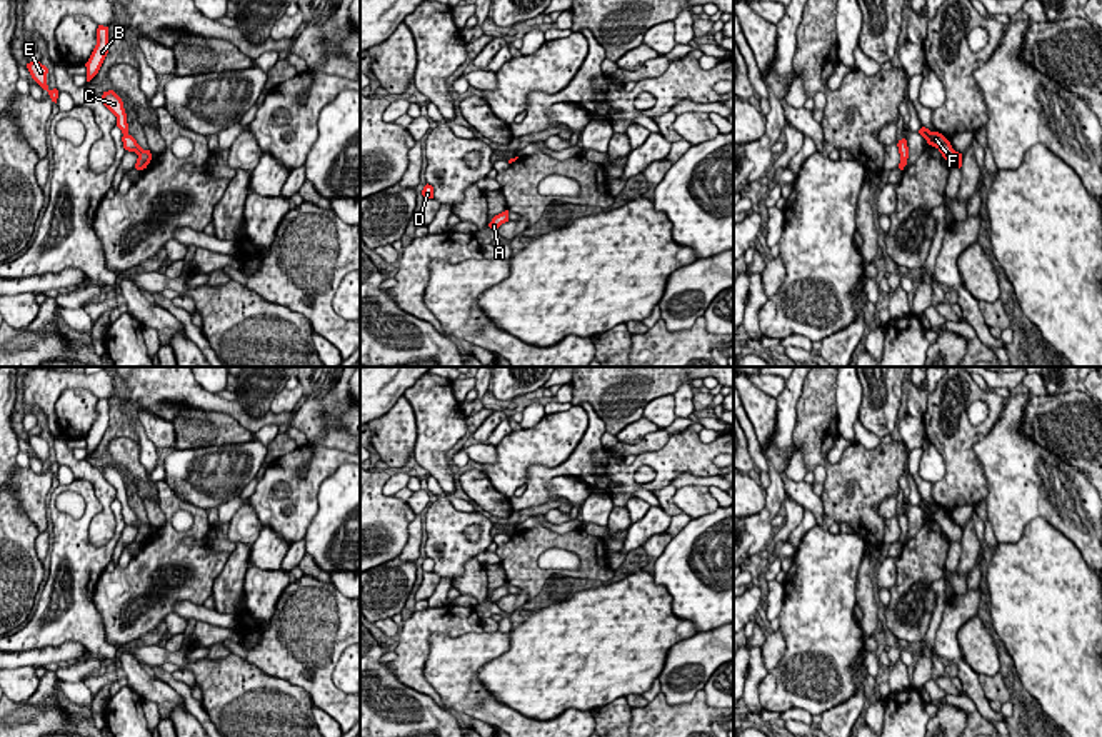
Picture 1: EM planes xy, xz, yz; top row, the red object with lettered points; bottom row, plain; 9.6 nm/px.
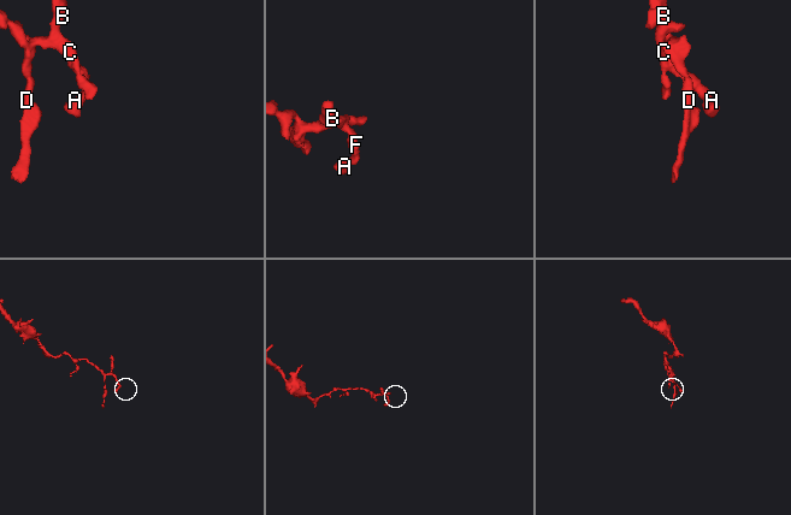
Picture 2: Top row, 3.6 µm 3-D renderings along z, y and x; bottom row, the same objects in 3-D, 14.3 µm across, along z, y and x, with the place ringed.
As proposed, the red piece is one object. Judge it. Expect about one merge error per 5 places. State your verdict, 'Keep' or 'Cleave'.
Keep

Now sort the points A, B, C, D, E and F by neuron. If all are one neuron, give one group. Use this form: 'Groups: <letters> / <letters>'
Groups: A B C D E F

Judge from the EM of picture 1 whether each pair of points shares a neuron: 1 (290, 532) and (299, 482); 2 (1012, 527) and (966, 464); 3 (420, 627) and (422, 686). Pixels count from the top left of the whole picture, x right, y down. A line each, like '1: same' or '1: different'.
1: same
2: different
3: same

